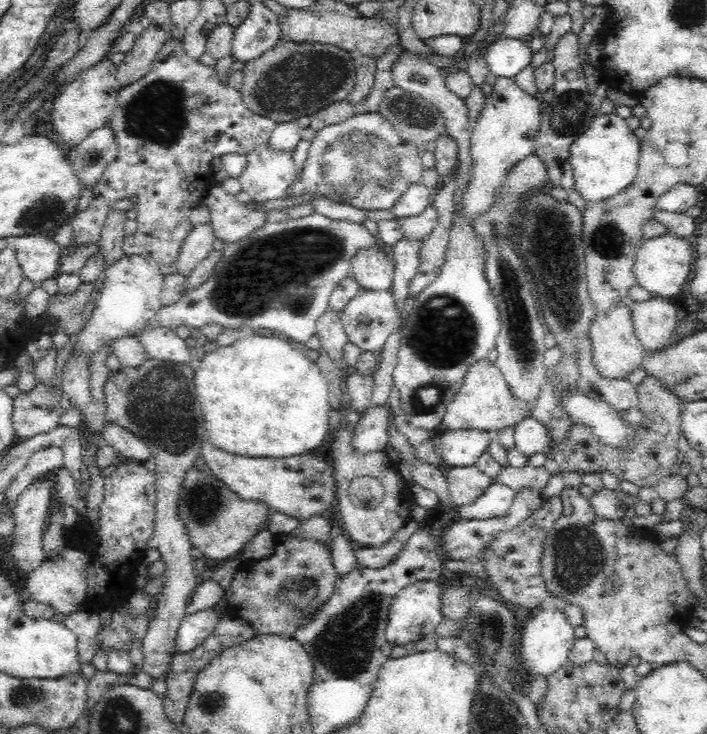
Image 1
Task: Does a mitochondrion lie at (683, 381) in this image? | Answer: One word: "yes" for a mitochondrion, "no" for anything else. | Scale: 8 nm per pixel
yes

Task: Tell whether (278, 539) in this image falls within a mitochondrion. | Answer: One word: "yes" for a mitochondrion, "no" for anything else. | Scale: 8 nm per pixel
no

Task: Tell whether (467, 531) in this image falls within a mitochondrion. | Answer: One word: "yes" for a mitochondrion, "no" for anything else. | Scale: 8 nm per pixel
no

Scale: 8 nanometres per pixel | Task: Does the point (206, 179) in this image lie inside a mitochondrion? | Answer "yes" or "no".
no

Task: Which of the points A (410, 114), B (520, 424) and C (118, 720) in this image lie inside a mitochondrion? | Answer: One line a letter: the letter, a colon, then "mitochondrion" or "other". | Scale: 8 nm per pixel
A: mitochondrion
B: other
C: mitochondrion

